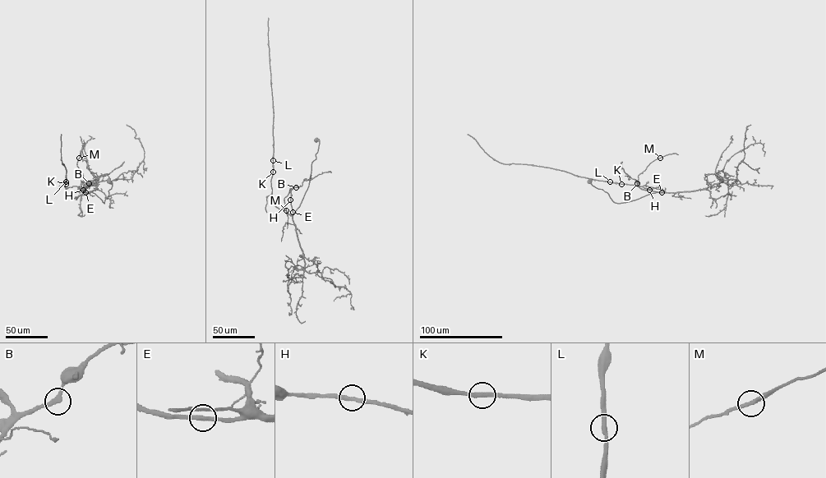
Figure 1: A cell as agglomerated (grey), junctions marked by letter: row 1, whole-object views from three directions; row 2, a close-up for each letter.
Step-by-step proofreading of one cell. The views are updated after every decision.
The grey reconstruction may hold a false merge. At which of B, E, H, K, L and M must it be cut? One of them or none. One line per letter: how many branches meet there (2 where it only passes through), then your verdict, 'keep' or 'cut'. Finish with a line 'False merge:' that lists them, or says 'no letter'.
B: branches 2; keep
E: branches 2; keep
H: branches 2; keep
K: branches 2; keep
L: branches 2; keep
M: branches 2; keep
False merge: no letter

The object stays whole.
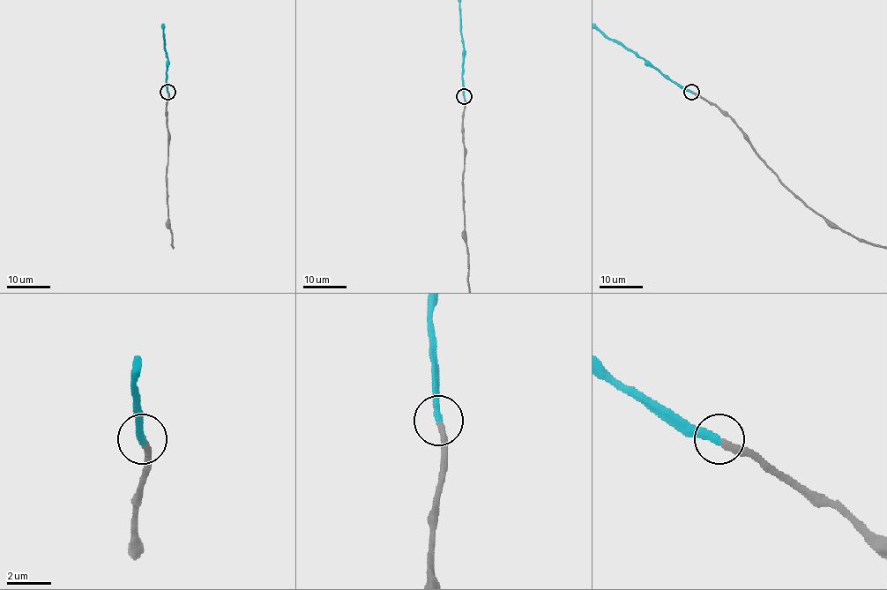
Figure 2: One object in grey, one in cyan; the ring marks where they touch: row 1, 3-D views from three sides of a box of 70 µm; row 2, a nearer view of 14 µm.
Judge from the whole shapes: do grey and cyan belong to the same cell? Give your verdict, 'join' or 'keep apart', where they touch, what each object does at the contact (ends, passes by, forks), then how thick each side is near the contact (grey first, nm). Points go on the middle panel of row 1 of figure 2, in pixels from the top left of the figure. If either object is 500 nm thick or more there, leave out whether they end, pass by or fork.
join; at (464, 96); grey ends there; cyan ends there; 300 nm thick on the grey side, 340 nm on the other

